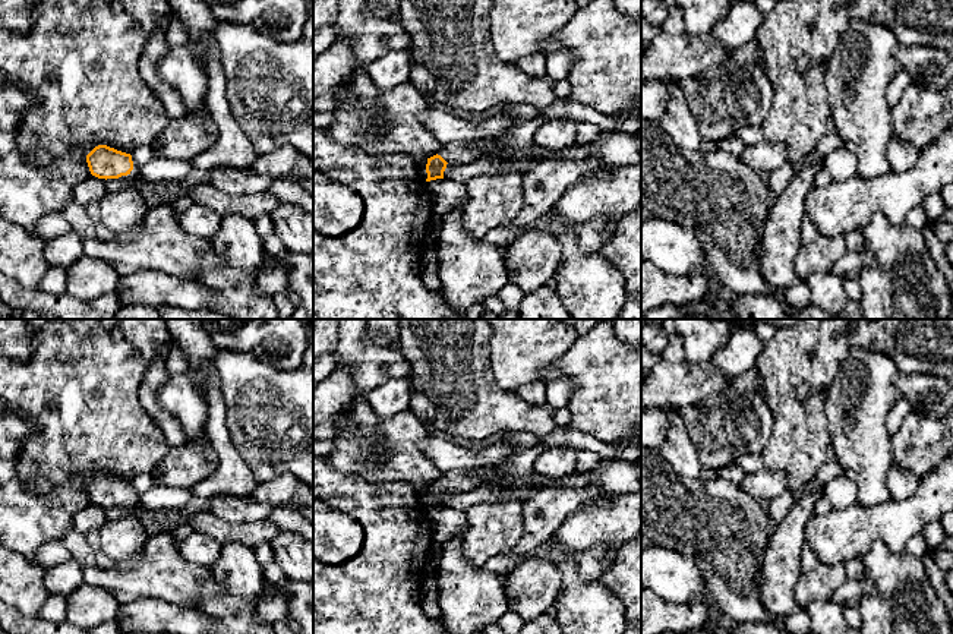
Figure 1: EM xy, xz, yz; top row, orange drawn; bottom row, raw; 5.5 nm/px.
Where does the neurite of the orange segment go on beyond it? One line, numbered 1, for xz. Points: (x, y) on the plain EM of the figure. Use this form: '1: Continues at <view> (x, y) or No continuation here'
1: Continues at xz (454, 480)

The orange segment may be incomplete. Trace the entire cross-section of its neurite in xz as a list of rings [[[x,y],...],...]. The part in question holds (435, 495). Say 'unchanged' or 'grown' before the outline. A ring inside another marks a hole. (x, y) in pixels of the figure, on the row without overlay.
grown; [[[449,470],[444,471],[441,482],[427,486],[426,510],[444,507],[444,499],[448,492],[468,492],[482,485],[482,480],[476,477],[470,470]]]

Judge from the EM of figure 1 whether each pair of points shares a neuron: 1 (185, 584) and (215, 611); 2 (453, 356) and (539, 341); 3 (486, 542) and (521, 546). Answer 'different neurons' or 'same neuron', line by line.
1: different neurons
2: different neurons
3: different neurons

